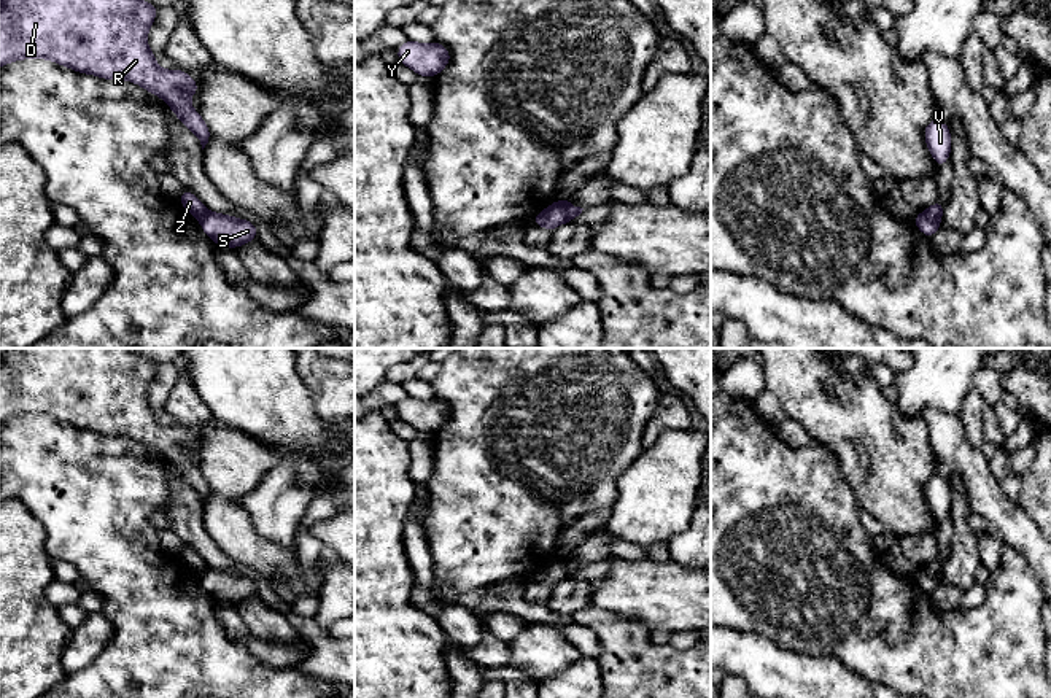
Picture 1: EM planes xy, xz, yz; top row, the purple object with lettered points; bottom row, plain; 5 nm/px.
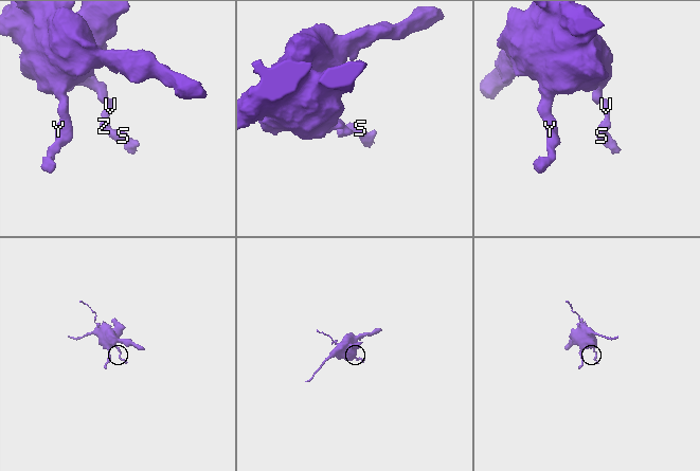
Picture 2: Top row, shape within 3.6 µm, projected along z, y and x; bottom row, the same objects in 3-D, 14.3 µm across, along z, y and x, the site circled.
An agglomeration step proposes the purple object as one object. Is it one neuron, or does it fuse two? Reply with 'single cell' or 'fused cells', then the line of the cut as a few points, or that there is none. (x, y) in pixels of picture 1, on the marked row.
fused cells; cut in xz along (558, 201), (570, 221)

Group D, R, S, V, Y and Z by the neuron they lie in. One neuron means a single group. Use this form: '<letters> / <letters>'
D R V Y Z / S

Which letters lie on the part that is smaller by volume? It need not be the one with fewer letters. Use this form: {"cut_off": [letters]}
{"cut_off": ["S"]}

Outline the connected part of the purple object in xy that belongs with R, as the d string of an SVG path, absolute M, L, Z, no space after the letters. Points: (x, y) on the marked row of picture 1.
M0 0L0 68L14 60L40 57L81 75L132 81L164 99L204 149L211 132L189 103L197 94L197 81L180 68L161 68L146 43L157 10L145 0Z

